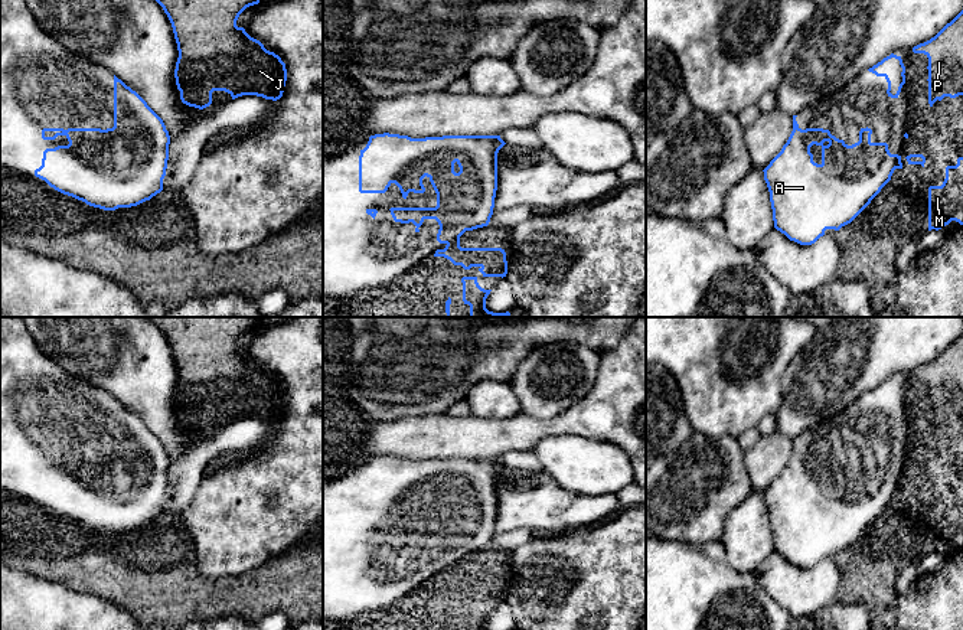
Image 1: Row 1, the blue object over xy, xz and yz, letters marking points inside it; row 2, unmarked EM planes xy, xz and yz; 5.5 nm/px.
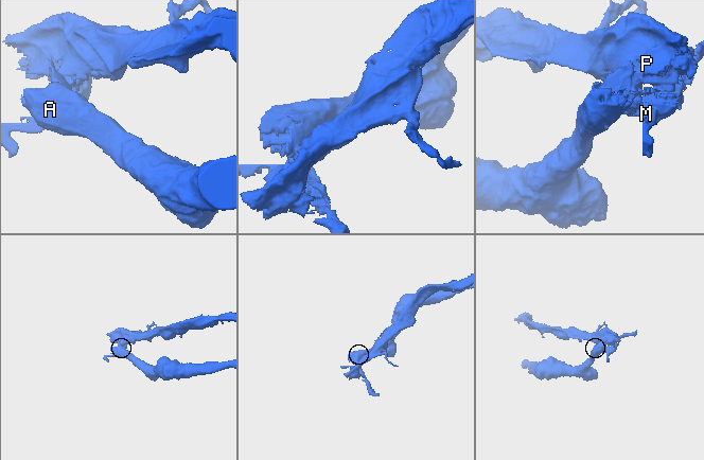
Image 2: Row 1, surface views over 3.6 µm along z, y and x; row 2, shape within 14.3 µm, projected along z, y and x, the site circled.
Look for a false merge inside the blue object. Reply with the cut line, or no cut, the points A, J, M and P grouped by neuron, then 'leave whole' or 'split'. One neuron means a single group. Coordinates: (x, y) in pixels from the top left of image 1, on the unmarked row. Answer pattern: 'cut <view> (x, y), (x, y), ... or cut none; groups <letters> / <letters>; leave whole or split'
cut xy (117, 401), (131, 460), (104, 477); groups A / J M P; split

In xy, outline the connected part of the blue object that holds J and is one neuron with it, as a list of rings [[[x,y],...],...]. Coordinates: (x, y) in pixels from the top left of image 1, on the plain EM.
[[[148,317],[167,337],[179,381],[174,401],[180,422],[189,430],[203,432],[212,427],[213,414],[225,414],[232,422],[257,418],[277,424],[283,420],[287,392],[278,378],[236,349],[239,337],[258,327],[261,317]]]

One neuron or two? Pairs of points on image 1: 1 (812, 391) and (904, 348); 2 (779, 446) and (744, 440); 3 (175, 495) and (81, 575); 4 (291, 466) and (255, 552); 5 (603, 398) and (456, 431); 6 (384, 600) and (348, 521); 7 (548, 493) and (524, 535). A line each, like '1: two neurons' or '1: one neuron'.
1: one neuron
2: two neurons
3: two neurons
4: one neuron
5: one neuron
6: one neuron
7: two neurons

